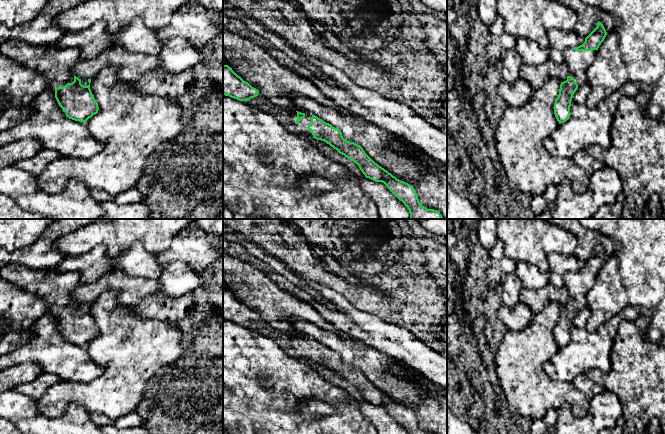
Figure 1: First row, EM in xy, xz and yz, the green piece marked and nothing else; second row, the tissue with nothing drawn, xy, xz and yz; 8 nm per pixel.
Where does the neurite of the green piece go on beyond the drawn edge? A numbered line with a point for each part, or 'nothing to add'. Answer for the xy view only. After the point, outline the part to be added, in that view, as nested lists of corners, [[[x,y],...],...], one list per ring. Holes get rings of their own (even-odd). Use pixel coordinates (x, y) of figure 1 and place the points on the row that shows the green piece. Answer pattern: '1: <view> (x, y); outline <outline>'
1: xy (56, 64); outline [[[12,40],[0,44],[0,54],[39,72],[47,79],[48,89],[55,90],[74,81],[74,67],[81,61],[82,52],[75,48],[33,46]]]

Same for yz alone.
1: yz (577, 62); outline [[[567,48],[564,51],[564,63],[568,67],[567,76],[572,76],[578,87],[587,83],[586,72],[594,61],[596,53],[597,50],[575,51],[573,48]]]

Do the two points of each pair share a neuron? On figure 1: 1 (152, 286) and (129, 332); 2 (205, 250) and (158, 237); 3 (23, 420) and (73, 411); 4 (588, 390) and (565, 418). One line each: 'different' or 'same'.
1: different
2: different
3: same
4: different

